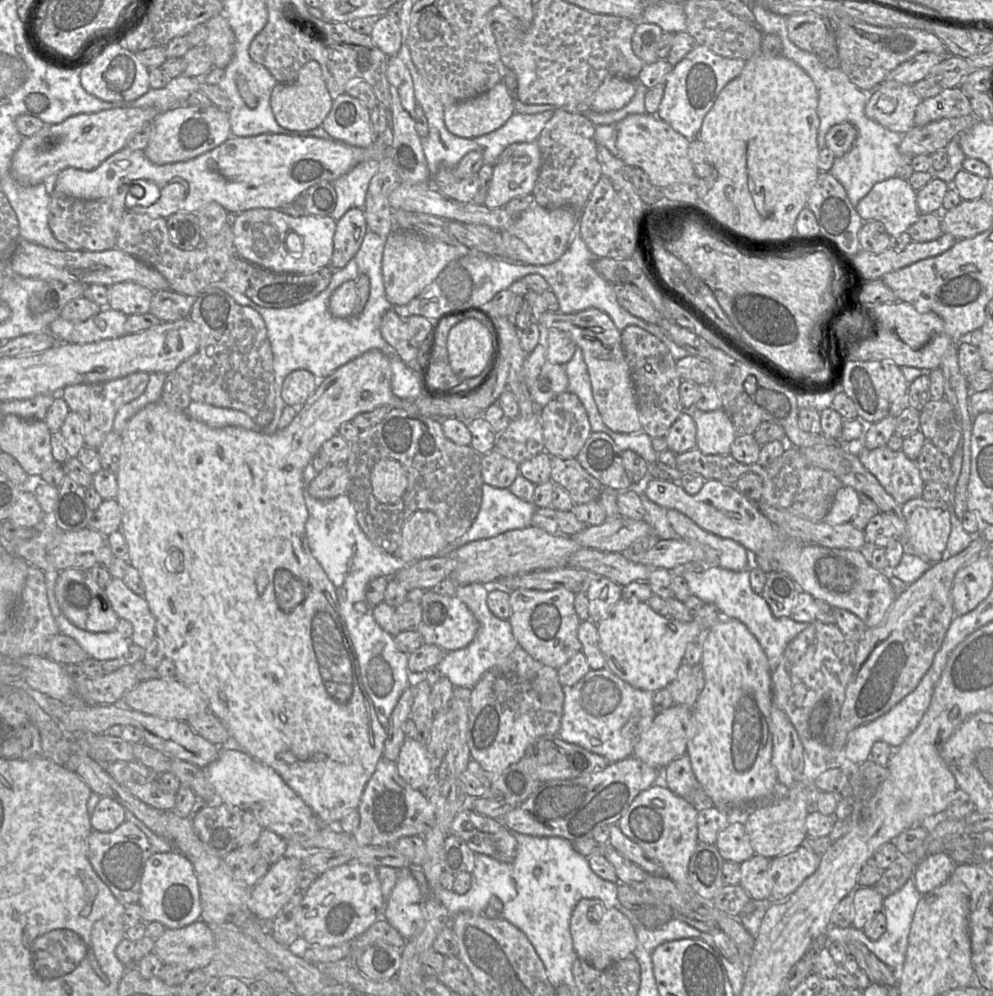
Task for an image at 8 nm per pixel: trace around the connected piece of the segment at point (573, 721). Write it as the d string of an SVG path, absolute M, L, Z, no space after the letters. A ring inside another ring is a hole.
M607 667L599 670L590 669L577 683L572 686L562 686L562 690L564 704L558 735L563 741L579 745L590 752L601 755L610 763L633 755L634 747L641 734L650 727L657 714L653 706L653 691L631 686Z

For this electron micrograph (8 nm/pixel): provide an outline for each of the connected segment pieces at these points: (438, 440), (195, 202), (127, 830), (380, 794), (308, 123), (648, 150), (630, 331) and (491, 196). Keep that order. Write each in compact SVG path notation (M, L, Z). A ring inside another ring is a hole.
M391 408L379 423L361 430L357 440L350 443L346 461L349 471L347 494L362 531L389 554L394 554L400 544L404 523L418 510L431 511L437 516L448 544L467 532L479 512L484 484L481 459L484 455L470 445L457 445L446 438L441 420ZM381 459L398 461L407 473L407 489L395 504L383 504L373 495L371 470Z
M392 127L387 128L382 135L368 147L356 147L341 141L328 141L318 137L295 137L284 134L260 134L257 136L229 137L219 146L187 161L157 165L152 163L144 151L131 150L127 147L114 153L102 162L96 169L85 171L76 168L66 168L60 171L52 180L52 190L65 195L84 199L112 199L125 208L125 195L130 186L138 179L155 183L159 187L160 196L155 203L147 208L138 208L127 212L147 214L153 218L167 218L176 212L197 212L210 202L217 202L227 212L241 213L254 208L279 209L291 202L296 196L309 187L324 182L333 182L346 174L359 163L368 160L380 161L389 155L392 144Z
M124 821L109 832L92 830L88 837L88 859L93 869L116 899L124 905L139 901L145 863L152 854L146 835L129 821Z
M381 757L369 779L359 806L360 823L353 836L360 845L394 846L402 837L424 835L435 824L435 811L420 790L410 787L399 775L396 762Z
M315 60L305 63L293 82L277 83L270 97L270 105L277 123L288 130L306 131L322 125L332 108L333 99L327 89L320 64Z
M629 114L615 126L618 132L616 146L619 159L626 165L641 168L653 186L665 188L672 184L688 182L695 175L689 159L690 140L655 114Z
M634 325L621 332L621 344L636 394L641 430L652 439L665 438L673 423L685 411L679 394L682 378L677 372L676 361L659 339Z
M537 141L509 145L493 165L492 183L483 205L501 208L513 198L532 194L541 165Z

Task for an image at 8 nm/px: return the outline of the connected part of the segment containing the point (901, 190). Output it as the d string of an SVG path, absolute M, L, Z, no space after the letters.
M895 176L876 183L855 208L863 221L879 221L890 236L899 236L921 214L916 192L909 180Z

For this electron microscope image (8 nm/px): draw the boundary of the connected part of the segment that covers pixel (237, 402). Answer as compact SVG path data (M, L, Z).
M206 288L194 300L189 318L199 326L199 348L175 370L192 401L245 412L259 426L267 427L275 411L273 352L261 315L241 306L219 288Z

